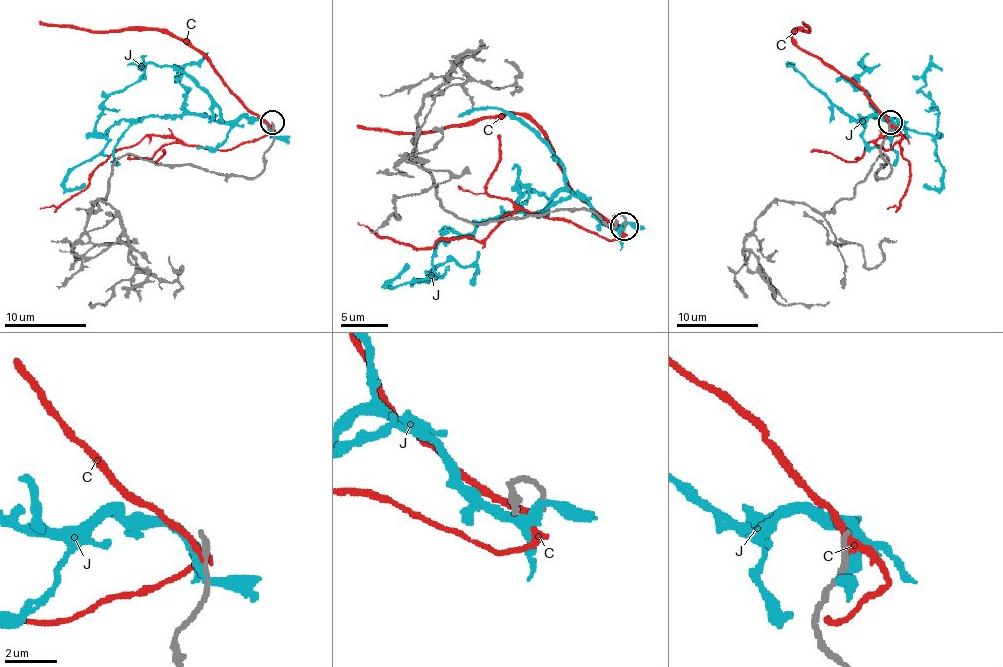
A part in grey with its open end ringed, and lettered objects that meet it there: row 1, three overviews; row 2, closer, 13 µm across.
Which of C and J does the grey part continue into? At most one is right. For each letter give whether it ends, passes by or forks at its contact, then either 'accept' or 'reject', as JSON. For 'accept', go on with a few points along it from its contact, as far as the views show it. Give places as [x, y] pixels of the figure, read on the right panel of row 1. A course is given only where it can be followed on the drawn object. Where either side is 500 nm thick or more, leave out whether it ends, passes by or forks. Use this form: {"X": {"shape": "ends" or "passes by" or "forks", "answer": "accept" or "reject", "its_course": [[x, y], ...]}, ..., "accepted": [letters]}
{"C": {"shape": "passes by", "answer": "reject"}, "J": {"shape": "passes by", "answer": "reject"}, "accepted": []}

